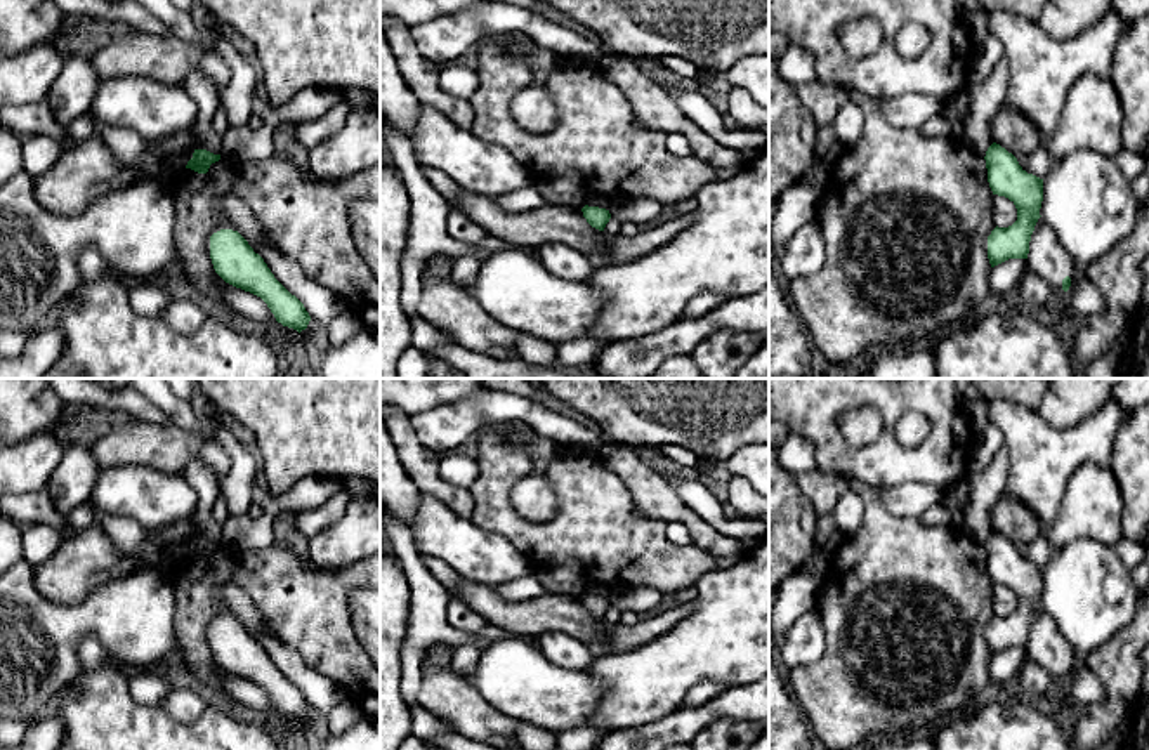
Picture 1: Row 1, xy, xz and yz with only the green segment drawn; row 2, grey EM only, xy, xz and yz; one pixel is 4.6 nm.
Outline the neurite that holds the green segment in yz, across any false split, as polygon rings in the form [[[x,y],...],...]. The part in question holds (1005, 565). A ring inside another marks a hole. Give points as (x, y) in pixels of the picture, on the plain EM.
[[[996,531],[988,536],[984,549],[993,583],[1008,587],[1017,597],[1012,615],[996,615],[988,625],[991,656],[1008,648],[1024,648],[1050,675],[1067,681],[1078,660],[1040,604],[1043,568],[1028,562],[1017,547]]]

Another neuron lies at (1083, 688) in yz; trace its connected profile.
[[[1081,661],[1074,665],[1066,681],[1066,694],[1078,707],[1095,707],[1106,701],[1106,689],[1099,677]]]

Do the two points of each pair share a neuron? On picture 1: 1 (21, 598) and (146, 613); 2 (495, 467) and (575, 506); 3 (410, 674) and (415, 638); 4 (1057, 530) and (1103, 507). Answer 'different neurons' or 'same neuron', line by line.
1: same neuron
2: same neuron
3: same neuron
4: same neuron

